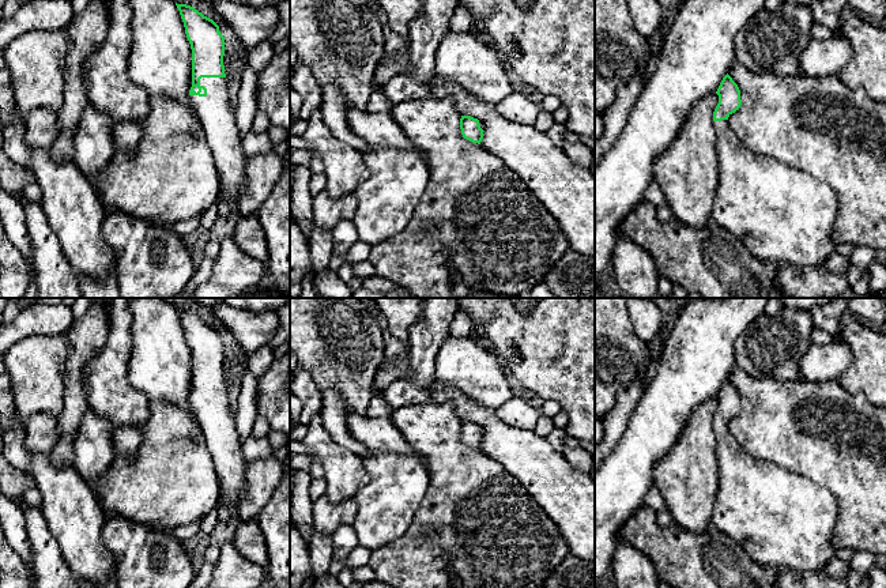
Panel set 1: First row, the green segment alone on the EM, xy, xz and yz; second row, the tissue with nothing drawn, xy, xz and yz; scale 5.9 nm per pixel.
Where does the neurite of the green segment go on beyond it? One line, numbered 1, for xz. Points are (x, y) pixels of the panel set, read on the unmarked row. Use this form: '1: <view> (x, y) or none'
1: none

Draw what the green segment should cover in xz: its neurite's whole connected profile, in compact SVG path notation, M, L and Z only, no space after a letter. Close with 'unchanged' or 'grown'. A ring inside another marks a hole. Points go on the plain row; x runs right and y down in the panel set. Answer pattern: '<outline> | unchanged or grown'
M461 421L460 434L464 444L480 449L485 436L480 433L478 423Z | unchanged

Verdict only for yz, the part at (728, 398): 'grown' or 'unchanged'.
grown

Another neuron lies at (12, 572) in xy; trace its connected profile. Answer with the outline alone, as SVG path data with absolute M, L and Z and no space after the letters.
M0 527L0 588L30 588L30 573Z

